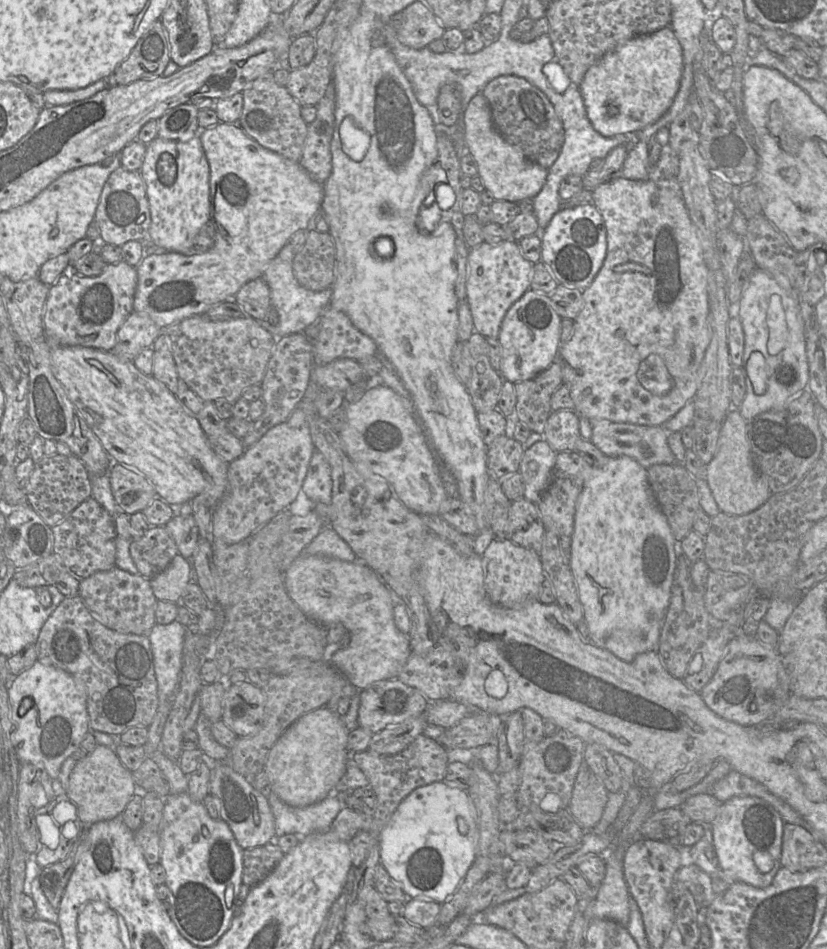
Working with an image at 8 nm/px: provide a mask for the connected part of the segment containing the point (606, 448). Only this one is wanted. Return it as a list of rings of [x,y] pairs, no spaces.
[[[694,401],[687,402],[684,407],[671,417],[664,426],[646,426],[625,422],[613,422],[606,419],[591,420],[591,442],[608,457],[628,456],[637,461],[645,469],[655,464],[677,463],[675,455],[668,445],[668,433],[680,432],[691,426],[695,417]]]

